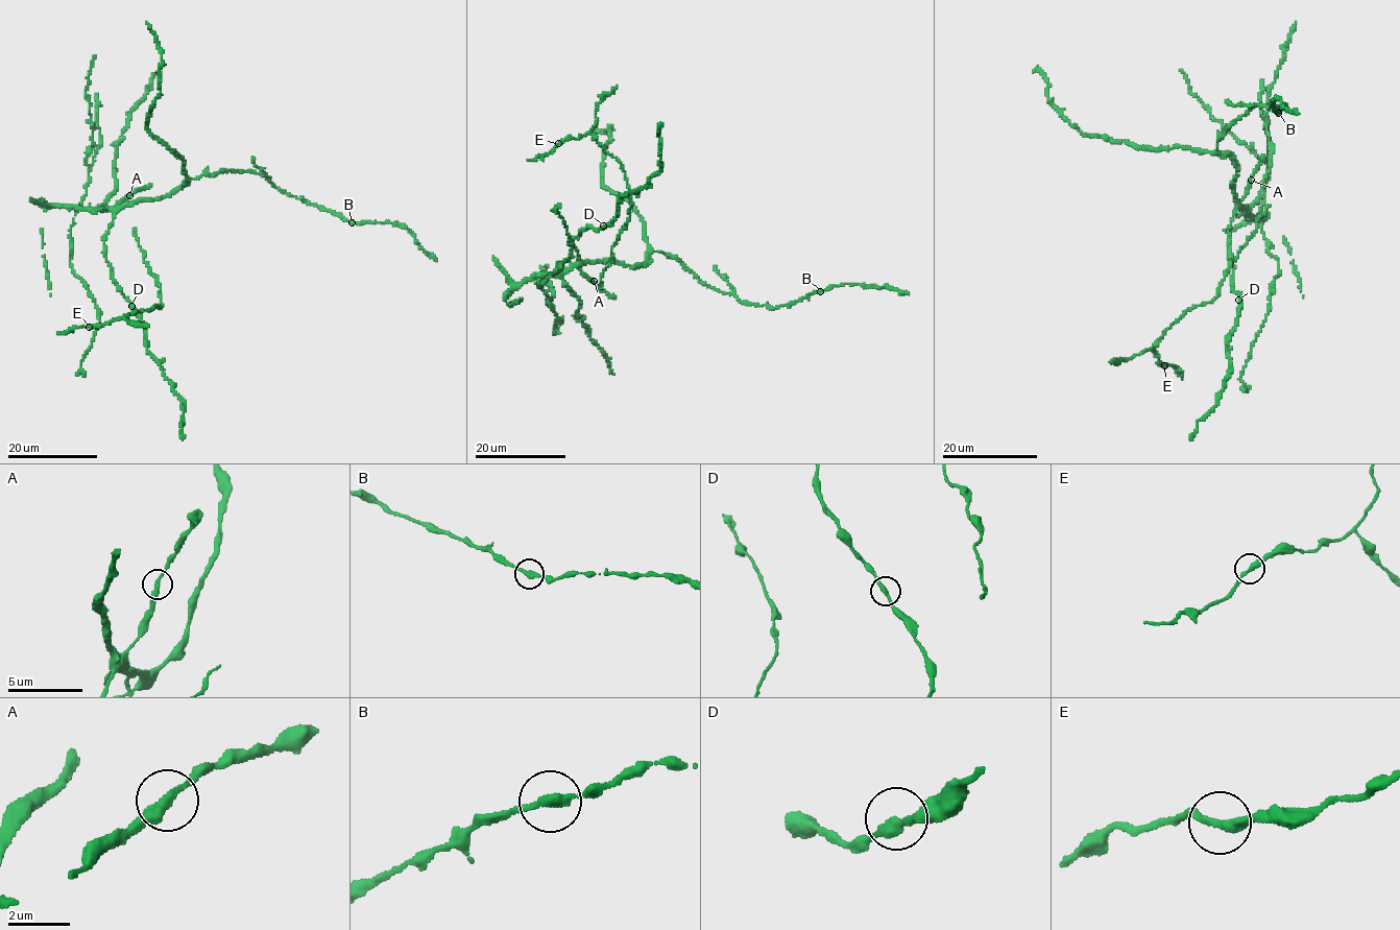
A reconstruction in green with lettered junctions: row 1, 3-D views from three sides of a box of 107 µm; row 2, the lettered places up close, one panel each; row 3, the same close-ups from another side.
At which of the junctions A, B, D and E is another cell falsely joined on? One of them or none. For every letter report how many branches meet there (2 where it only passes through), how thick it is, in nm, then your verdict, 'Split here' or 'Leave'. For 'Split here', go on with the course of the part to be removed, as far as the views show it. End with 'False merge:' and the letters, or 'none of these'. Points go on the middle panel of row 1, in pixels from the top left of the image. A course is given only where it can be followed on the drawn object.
A: Branches: 2. Thickness 320 nm. Leave
B: Branches: 2. Thickness 260 nm. Leave
D: Branches: 2. Thickness 280 nm. Leave
E: Branches: 2. Thickness 280 nm. Leave
False merge: none of these

